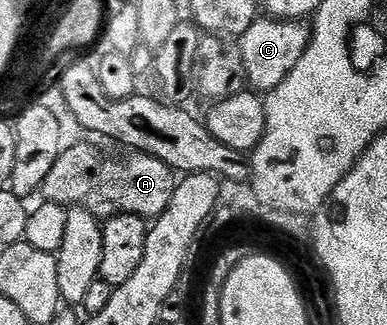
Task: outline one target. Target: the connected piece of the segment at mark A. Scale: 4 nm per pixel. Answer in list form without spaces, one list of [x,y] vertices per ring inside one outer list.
[[[74,144],[71,148],[70,145],[63,147],[61,154],[56,158],[56,166],[52,166],[48,178],[44,178],[41,195],[49,203],[65,204],[70,208],[83,208],[99,218],[119,216],[125,212],[143,218],[156,218],[164,214],[164,210],[168,210],[168,202],[172,202],[176,183],[174,169],[160,162],[160,158],[148,155],[147,152],[130,150],[122,155],[126,156],[113,156],[112,153],[105,152],[94,144]]]

